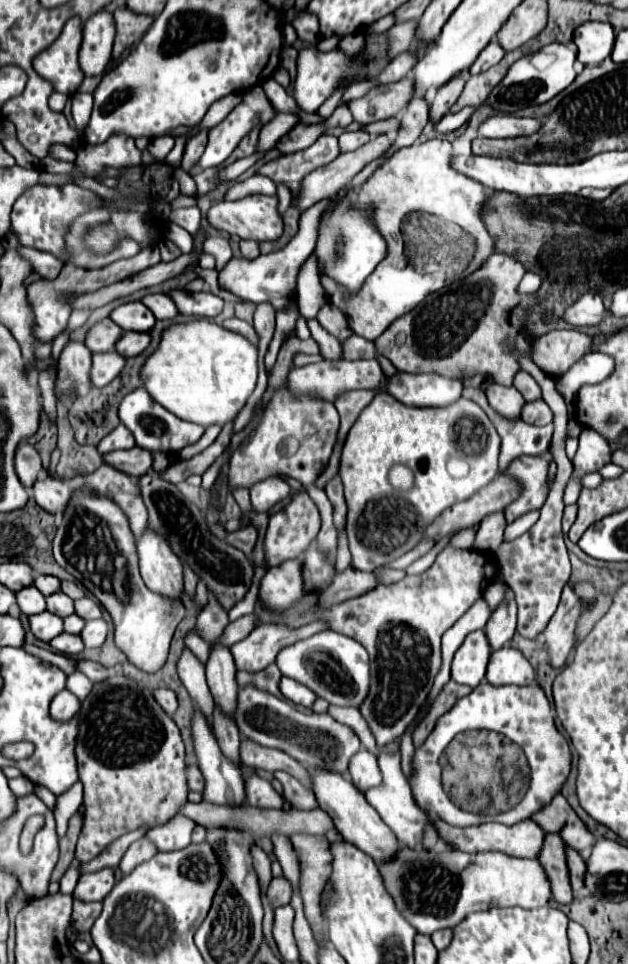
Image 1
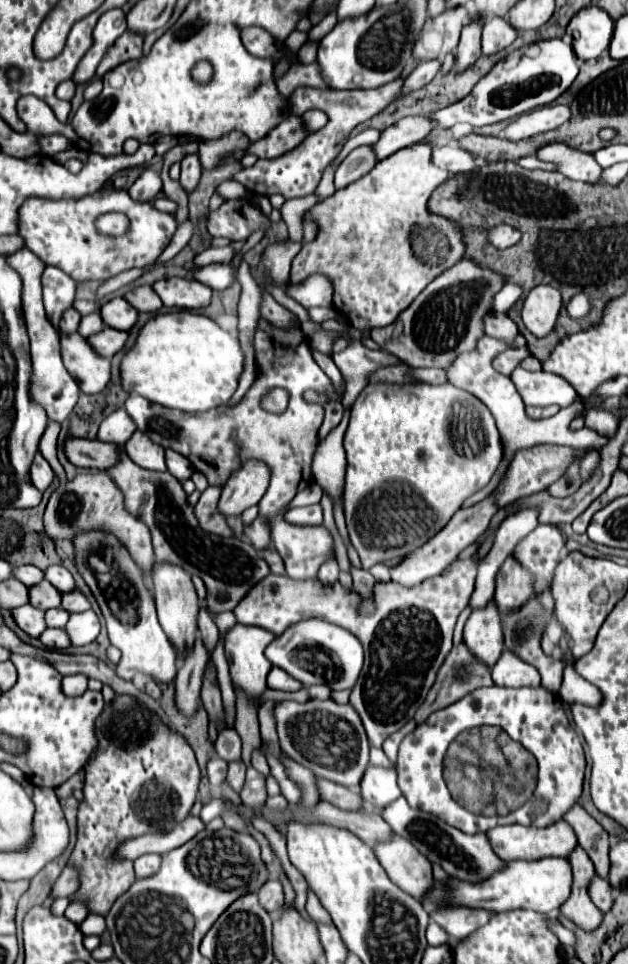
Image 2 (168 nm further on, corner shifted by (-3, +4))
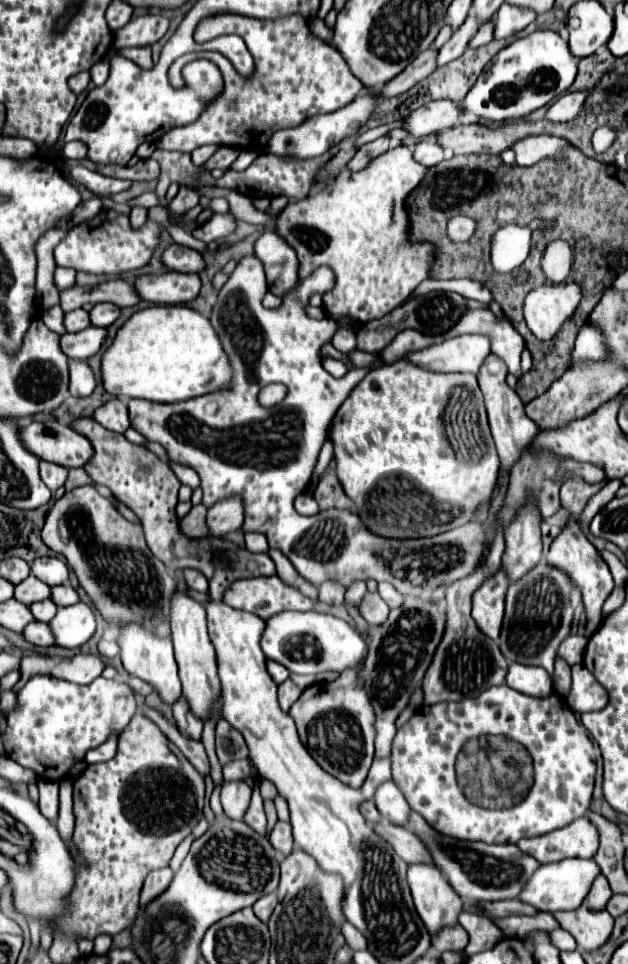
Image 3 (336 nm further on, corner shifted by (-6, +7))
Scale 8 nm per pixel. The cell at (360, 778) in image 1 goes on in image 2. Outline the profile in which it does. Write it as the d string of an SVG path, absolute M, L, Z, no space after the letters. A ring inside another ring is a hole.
M369 765L361 779L361 795L365 803L373 805L379 811L391 801L395 801L401 795L395 769Z

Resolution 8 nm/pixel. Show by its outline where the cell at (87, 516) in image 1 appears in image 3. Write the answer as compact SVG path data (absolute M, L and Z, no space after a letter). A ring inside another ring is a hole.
M122 626L120 634L118 634L118 644L120 644L120 656L122 656L122 664L124 668L132 674L132 676L140 676L144 682L148 682L158 696L162 698L162 702L170 704L180 700L180 680L178 680L178 666L174 660L174 650L172 650L172 642L166 638L154 638L152 634L148 634L148 630L144 630L142 626Z

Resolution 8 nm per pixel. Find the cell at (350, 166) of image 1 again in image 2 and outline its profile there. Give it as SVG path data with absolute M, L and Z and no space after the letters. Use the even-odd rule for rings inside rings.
M427 115L405 117L405 119L397 121L395 125L387 127L385 131L381 131L379 143L371 145L371 149L375 153L375 159L381 161L381 159L393 155L395 151L399 151L403 147L421 143L431 129L433 129L433 123L429 121Z

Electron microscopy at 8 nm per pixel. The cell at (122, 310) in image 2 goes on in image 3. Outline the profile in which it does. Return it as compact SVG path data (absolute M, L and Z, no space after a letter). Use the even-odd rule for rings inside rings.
M96 304L92 310L90 310L90 322L92 326L100 326L100 328L106 328L110 326L120 314L120 308L118 306L112 306L112 304Z

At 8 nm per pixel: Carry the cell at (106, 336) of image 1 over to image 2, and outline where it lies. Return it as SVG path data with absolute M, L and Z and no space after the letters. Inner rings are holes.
M93 311L91 315L85 315L85 317L81 319L79 335L83 335L83 337L91 337L91 335L99 333L99 331L101 331L101 329L105 329L105 327L107 327L107 325L103 323L101 313L99 313L99 311Z

